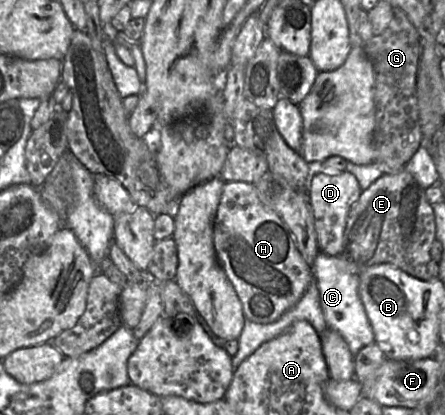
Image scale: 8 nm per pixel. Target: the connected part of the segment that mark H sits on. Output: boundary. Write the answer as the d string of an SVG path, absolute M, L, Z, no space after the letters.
M224 183L213 222L213 244L219 264L241 301L245 318L252 322L275 322L300 300L313 279L312 267L298 251L289 227L261 203L251 183Z

